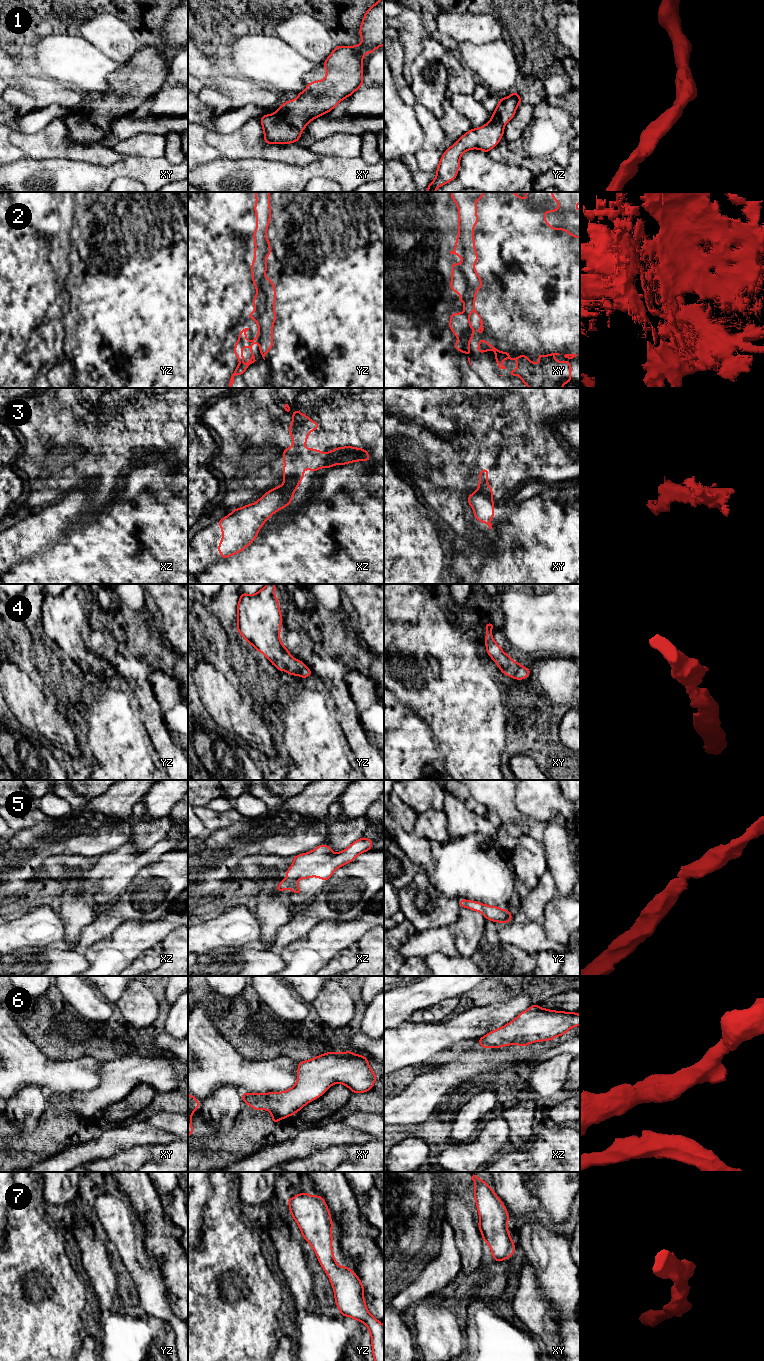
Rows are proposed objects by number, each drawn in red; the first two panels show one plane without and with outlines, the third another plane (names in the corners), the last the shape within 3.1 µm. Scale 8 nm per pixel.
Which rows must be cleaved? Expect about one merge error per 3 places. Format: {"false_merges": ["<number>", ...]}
{"false_merges": ["2", "3"]}

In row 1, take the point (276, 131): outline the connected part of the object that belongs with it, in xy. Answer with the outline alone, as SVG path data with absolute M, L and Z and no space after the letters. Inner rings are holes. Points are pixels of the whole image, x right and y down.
M378 0L364 14L359 34L362 42L355 46L336 46L322 66L326 67L323 80L307 84L298 97L284 102L273 114L262 116L259 120L263 127L266 144L288 144L297 142L302 131L313 119L330 112L343 99L351 96L363 86L363 56L384 45L384 0Z

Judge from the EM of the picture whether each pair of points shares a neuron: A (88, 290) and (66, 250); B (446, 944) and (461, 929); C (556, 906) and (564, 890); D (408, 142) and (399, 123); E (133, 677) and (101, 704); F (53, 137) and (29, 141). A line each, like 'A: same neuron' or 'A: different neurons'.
A: different neurons
B: different neurons
C: different neurons
D: same neuron
E: different neurons
F: same neuron

